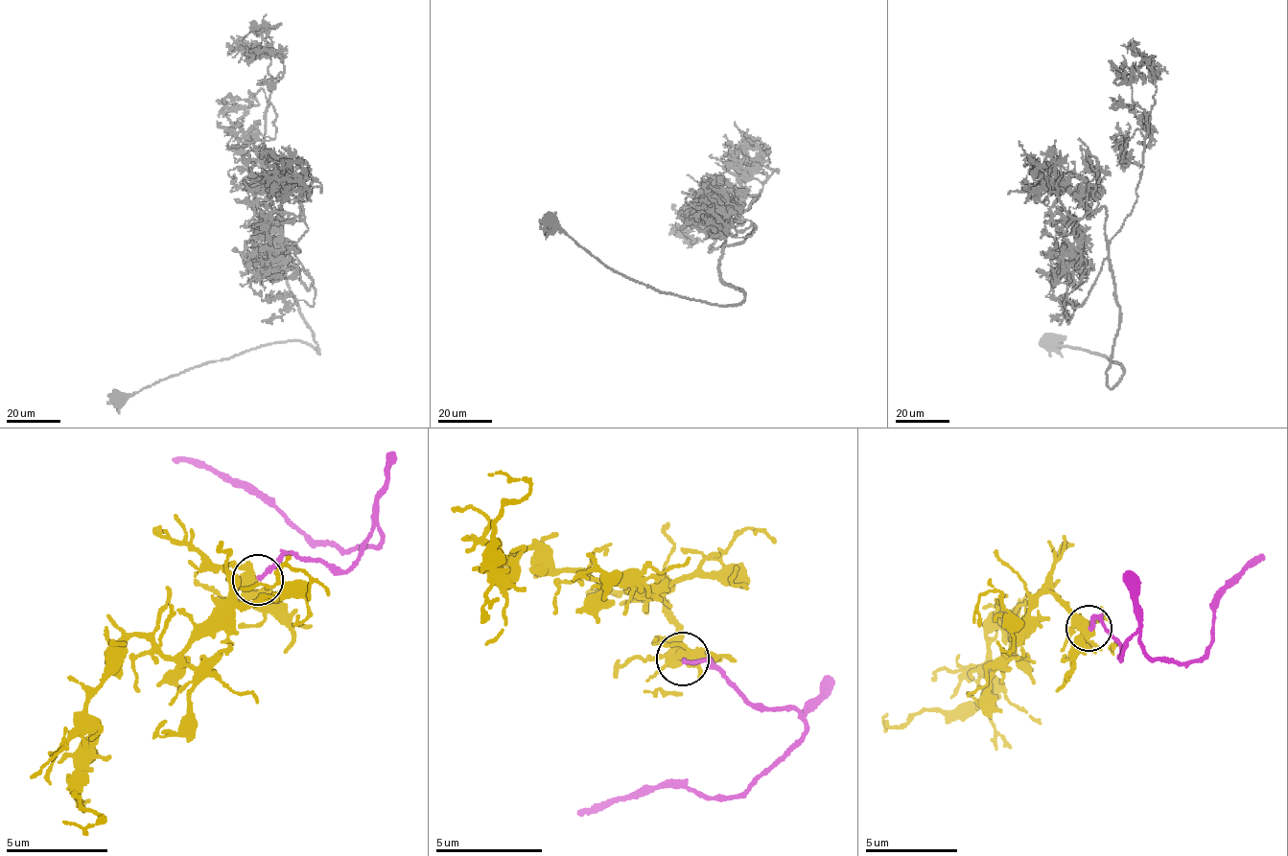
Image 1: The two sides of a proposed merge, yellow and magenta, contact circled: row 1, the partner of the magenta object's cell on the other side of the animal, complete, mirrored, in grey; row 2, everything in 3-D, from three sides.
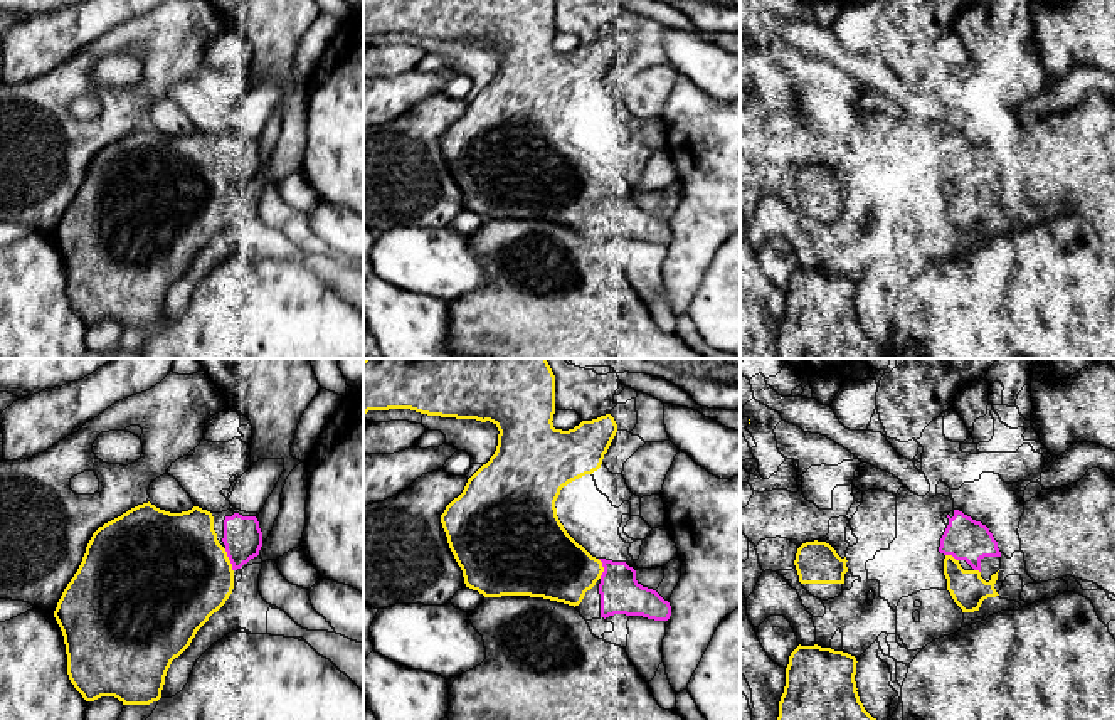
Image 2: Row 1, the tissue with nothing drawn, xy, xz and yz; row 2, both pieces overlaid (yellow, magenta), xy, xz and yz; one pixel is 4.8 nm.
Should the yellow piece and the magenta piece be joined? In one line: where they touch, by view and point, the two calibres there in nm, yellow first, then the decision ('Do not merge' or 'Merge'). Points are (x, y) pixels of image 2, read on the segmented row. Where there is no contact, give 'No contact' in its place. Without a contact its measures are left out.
Touches yellow at xy (229, 561). Thickness 480 nm (yellow) against 190 nm. Merge

